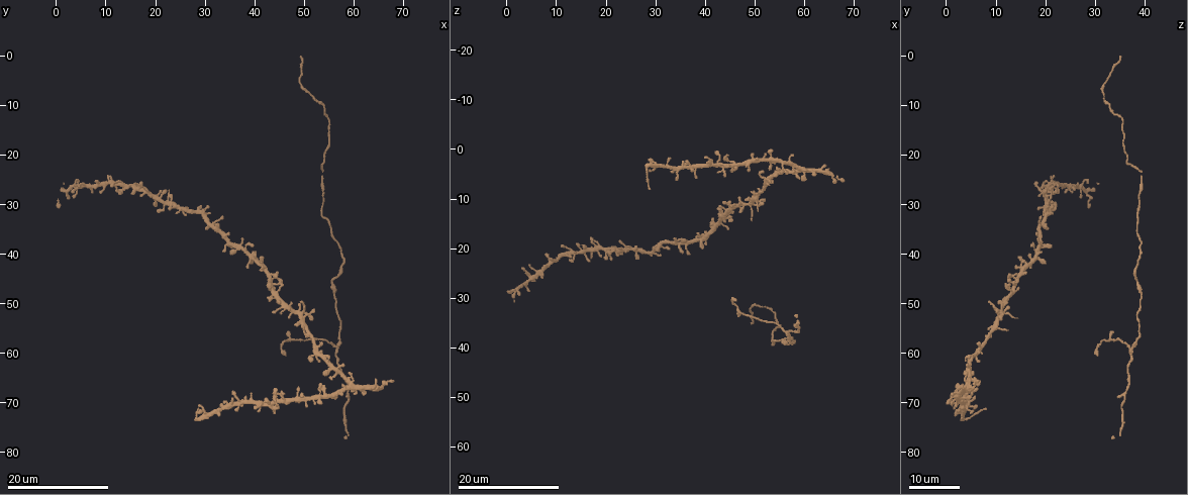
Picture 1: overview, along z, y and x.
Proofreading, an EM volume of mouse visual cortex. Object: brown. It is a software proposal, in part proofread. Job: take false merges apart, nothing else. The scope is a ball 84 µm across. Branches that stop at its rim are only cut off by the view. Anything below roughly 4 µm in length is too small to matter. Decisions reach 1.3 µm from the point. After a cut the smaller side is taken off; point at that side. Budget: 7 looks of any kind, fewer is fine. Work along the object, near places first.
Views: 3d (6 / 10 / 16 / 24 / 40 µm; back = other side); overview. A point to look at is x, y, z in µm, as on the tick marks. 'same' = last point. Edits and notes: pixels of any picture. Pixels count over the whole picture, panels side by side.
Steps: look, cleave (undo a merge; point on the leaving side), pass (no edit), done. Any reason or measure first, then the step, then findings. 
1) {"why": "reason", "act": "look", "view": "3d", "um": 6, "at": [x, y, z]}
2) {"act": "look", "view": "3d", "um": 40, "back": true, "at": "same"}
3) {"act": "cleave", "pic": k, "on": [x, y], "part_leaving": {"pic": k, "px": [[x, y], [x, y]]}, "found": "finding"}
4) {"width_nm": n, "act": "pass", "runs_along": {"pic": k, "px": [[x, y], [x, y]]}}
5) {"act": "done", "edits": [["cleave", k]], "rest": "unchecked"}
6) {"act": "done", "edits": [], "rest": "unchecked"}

{"why": "looks like a crossing", "act": "look", "view": "3d", "um": 24, "at": [48.0, 52.0, 10.5]}

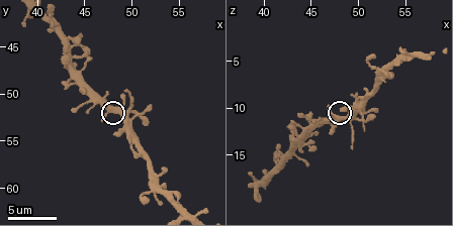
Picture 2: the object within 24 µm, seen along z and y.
{"act": "look", "view": "3d", "um": 6, "at": [48.8, 51.8, 11.0]}

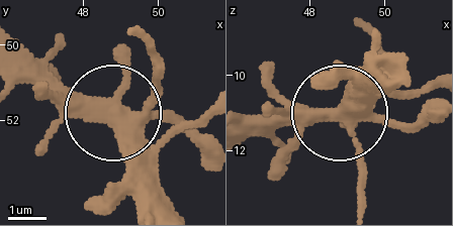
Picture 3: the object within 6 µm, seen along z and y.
{"act": "pass", "found": "one cell here"}

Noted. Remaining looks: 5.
{"why": "arms part here", "act": "look", "view": "3d", "um": 16, "at": [56.5, 59.0, 37.5]}

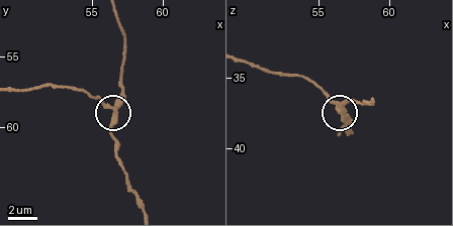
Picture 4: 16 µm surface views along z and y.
{"act": "look", "view": "3d", "um": 6, "at": "same"}

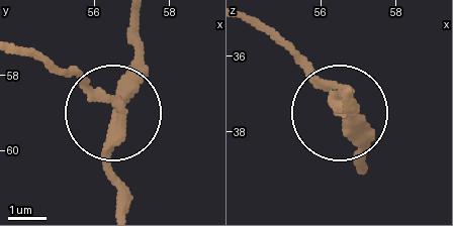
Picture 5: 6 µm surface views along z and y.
{"side_arm_um": 21, "act": "cleave", "pic": 5, "on": [84, 91], "part_leaving": {"pic": 5, "px": [[111, 138], [111, 106], [24, 51]]}, "found": "two cells meet here"}

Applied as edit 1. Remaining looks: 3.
{"act": "look", "view": "overview"}

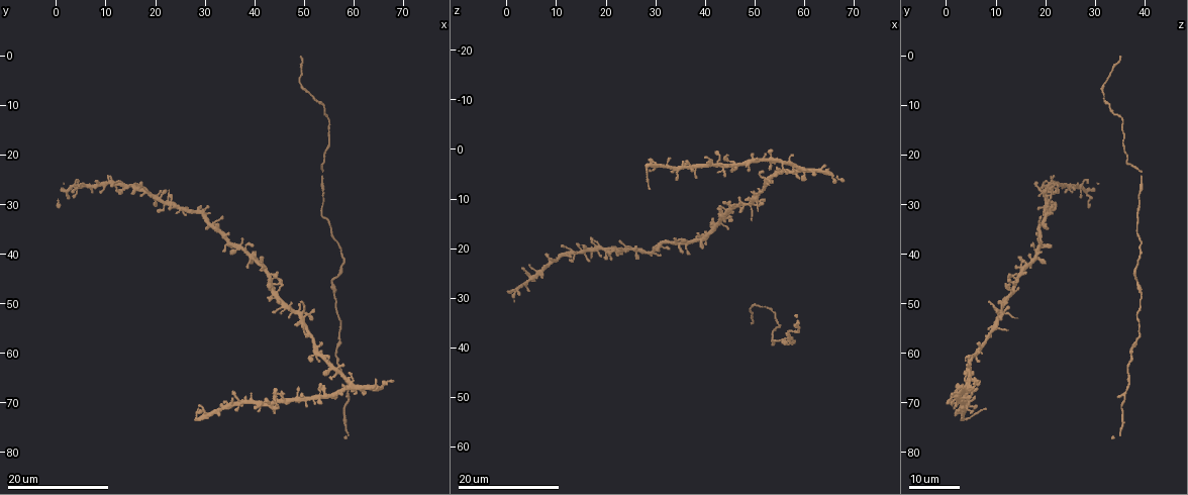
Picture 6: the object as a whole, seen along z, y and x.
{"act": "look", "view": "3d", "um": 16, "at": [55.5, 45.0, 38.5]}

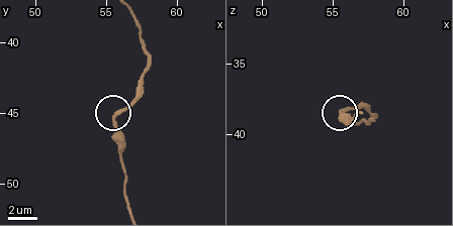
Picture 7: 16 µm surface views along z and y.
{"act": "look", "view": "3d", "um": 10, "at": "same"}

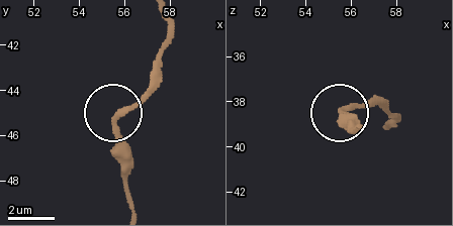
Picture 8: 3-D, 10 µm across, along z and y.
{"side_arm_um": 58, "act": "pass", "runs_along": {"pic": 8, "px": [[134, 209], [128, 162], [113, 119], [161, 78]]}, "found": "one cell here"}

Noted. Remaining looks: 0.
{"act": "done", "edits": [["cleave", 5]], "rest": "unchecked"}

